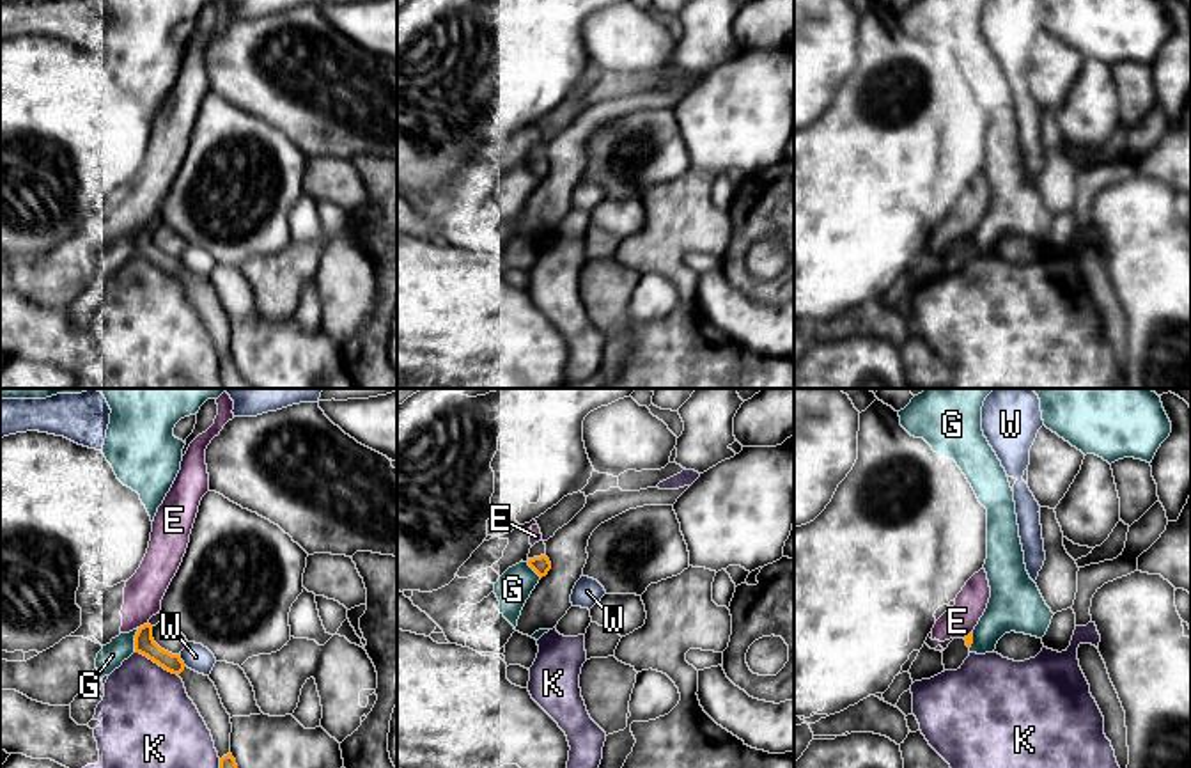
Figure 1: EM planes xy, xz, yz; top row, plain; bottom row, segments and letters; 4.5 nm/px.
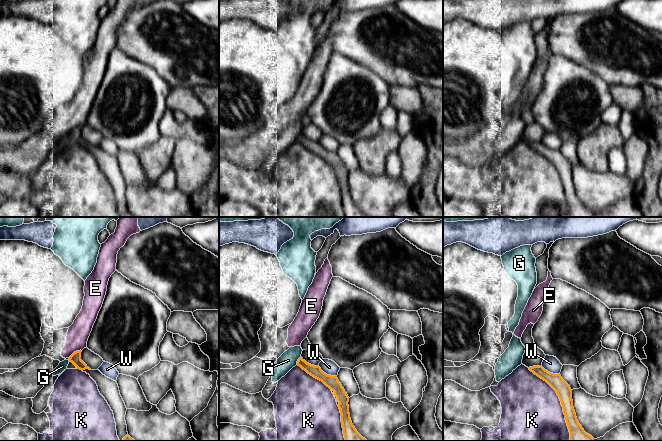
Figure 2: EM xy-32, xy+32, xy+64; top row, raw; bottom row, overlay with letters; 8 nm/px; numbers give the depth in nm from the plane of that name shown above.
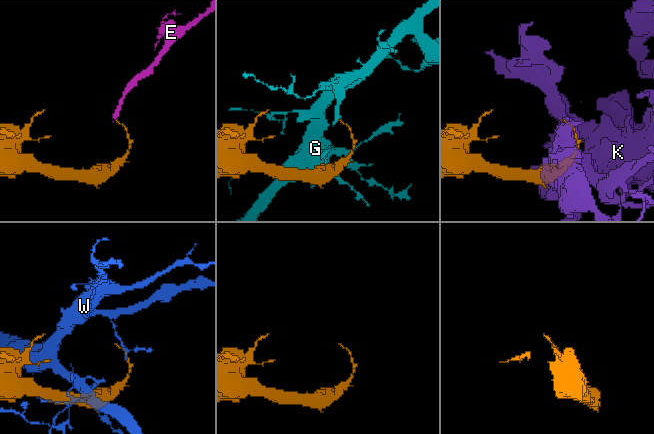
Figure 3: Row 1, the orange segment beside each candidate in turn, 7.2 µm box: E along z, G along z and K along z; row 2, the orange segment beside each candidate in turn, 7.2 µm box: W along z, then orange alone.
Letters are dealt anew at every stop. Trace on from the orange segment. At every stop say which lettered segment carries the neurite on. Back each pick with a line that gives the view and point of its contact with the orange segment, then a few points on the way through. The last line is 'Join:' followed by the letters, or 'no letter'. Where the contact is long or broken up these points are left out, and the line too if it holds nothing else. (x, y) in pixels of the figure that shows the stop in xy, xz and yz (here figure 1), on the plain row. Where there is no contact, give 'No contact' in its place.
Join: no letter

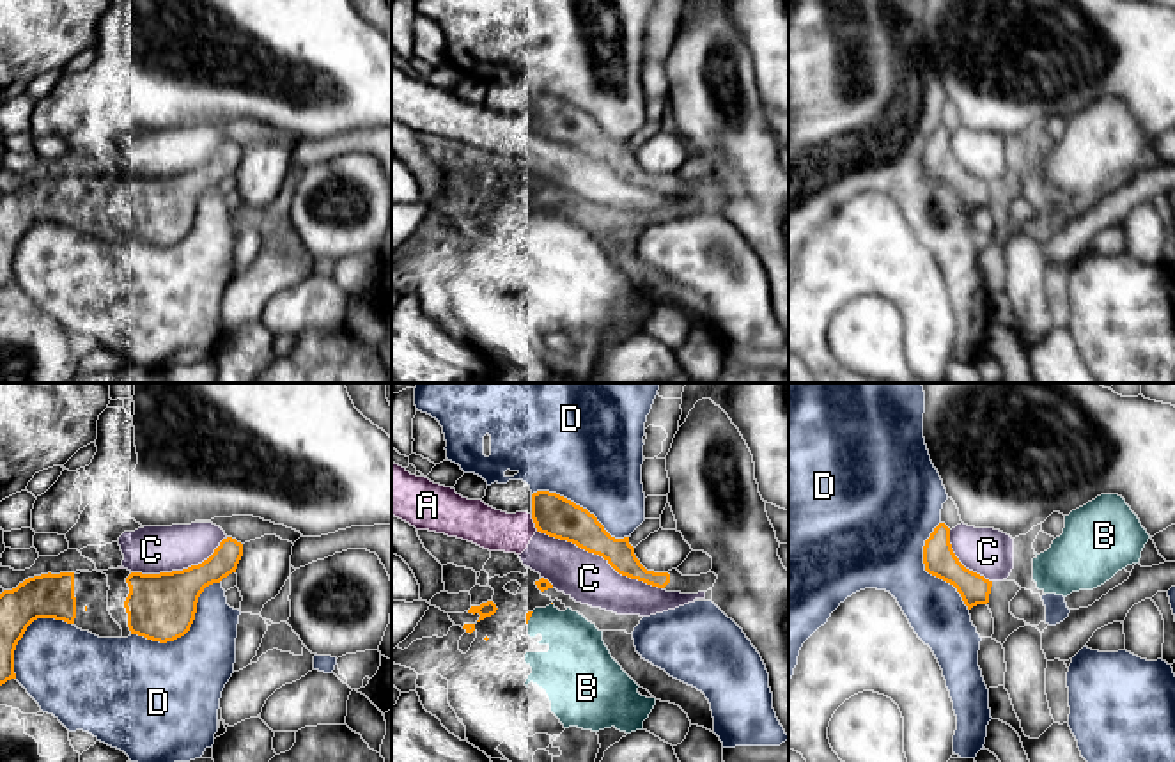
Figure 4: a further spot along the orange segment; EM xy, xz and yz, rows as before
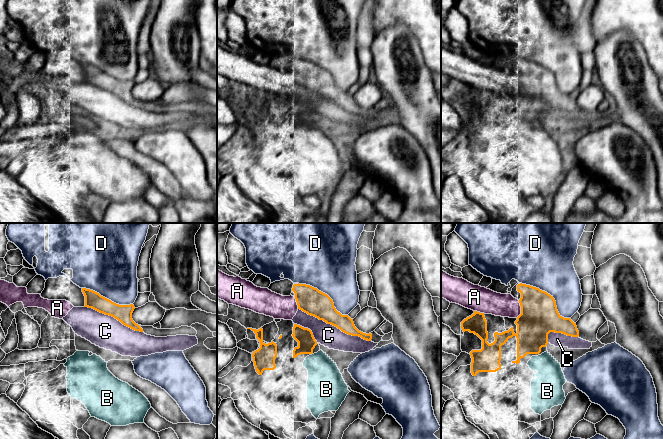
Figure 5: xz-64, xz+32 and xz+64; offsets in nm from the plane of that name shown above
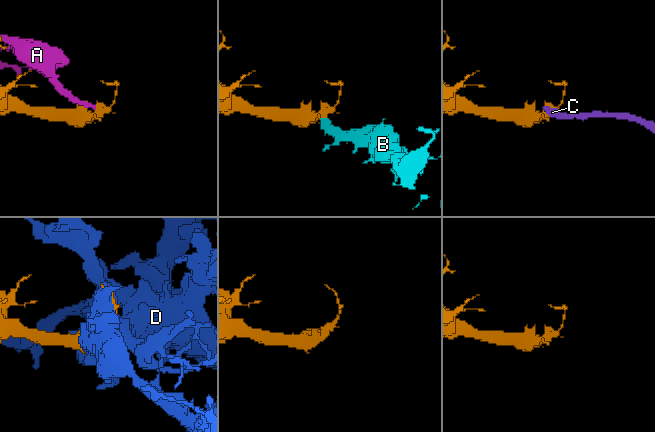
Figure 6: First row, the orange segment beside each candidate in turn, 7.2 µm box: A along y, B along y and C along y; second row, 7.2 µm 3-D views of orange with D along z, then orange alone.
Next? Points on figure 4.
B: Touches orange at xz (530, 218)
Join: B

